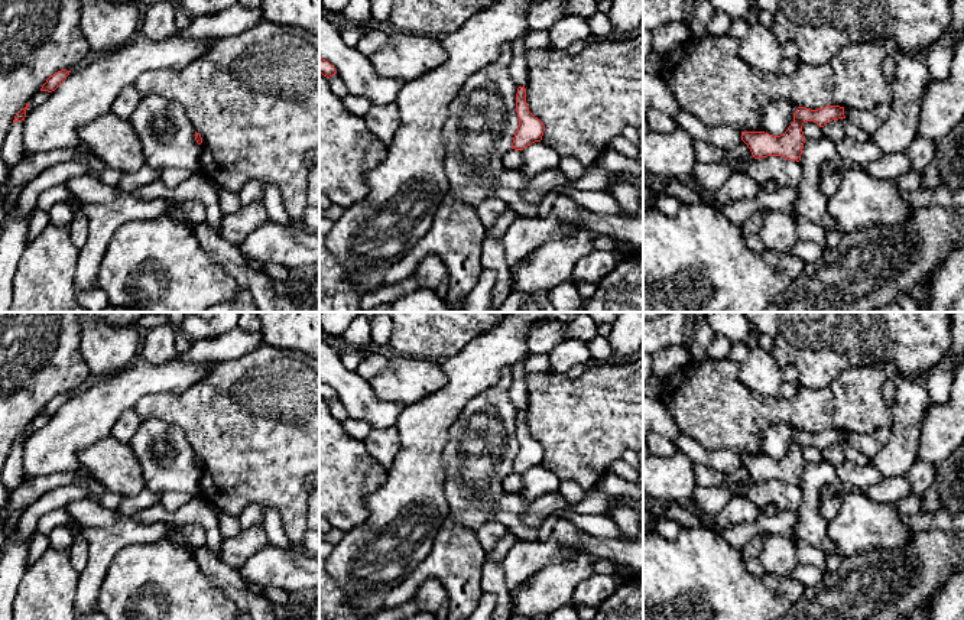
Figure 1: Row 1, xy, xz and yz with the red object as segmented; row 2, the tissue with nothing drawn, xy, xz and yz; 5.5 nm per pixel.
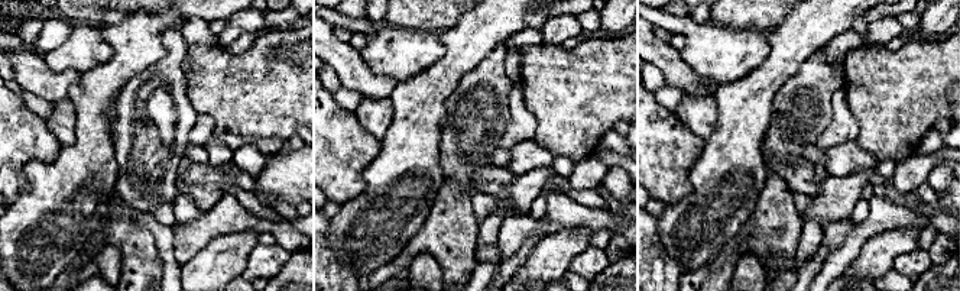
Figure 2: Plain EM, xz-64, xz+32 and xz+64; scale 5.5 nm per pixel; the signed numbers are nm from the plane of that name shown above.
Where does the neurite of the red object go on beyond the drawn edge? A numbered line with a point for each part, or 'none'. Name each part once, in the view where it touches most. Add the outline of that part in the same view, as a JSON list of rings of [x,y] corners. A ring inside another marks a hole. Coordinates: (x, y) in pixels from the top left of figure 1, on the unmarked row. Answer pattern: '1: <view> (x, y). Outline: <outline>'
none

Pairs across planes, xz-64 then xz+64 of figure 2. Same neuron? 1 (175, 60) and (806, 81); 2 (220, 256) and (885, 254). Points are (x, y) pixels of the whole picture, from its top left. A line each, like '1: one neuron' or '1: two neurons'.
1: one neuron
2: one neuron

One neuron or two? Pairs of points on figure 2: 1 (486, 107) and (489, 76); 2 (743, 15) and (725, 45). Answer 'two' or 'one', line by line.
1: one
2: two

